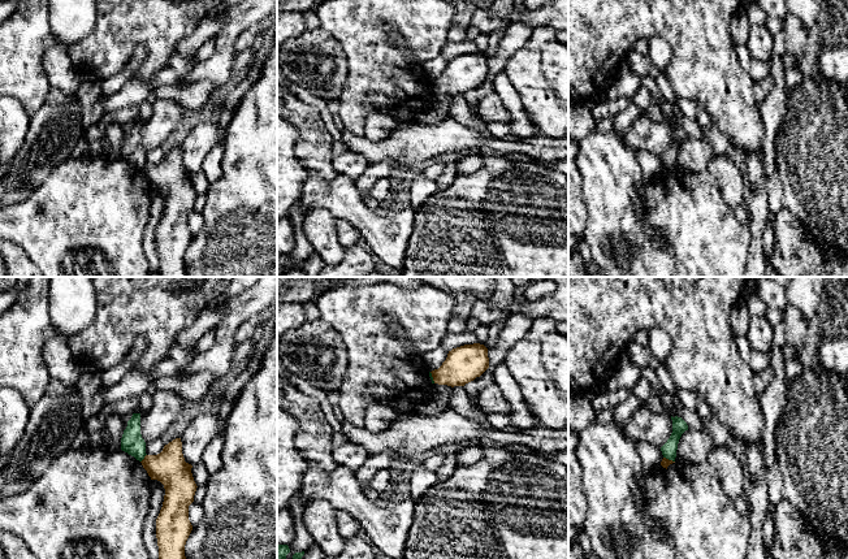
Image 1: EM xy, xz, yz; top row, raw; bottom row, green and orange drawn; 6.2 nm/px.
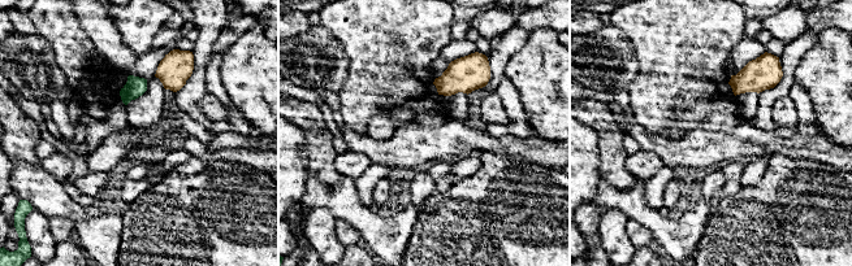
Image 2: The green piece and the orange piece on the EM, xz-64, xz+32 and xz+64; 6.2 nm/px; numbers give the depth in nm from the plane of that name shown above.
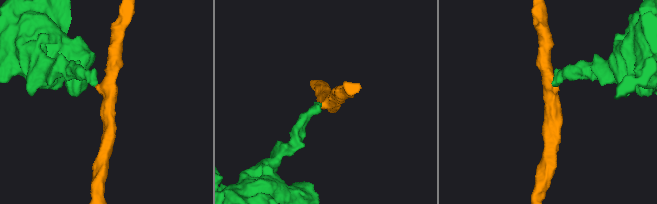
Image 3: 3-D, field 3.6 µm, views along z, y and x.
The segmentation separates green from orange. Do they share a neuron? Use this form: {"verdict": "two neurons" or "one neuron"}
{"verdict": "two neurons"}

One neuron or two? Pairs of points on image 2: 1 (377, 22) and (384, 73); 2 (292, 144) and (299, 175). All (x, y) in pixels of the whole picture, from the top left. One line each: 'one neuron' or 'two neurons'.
1: one neuron
2: one neuron

